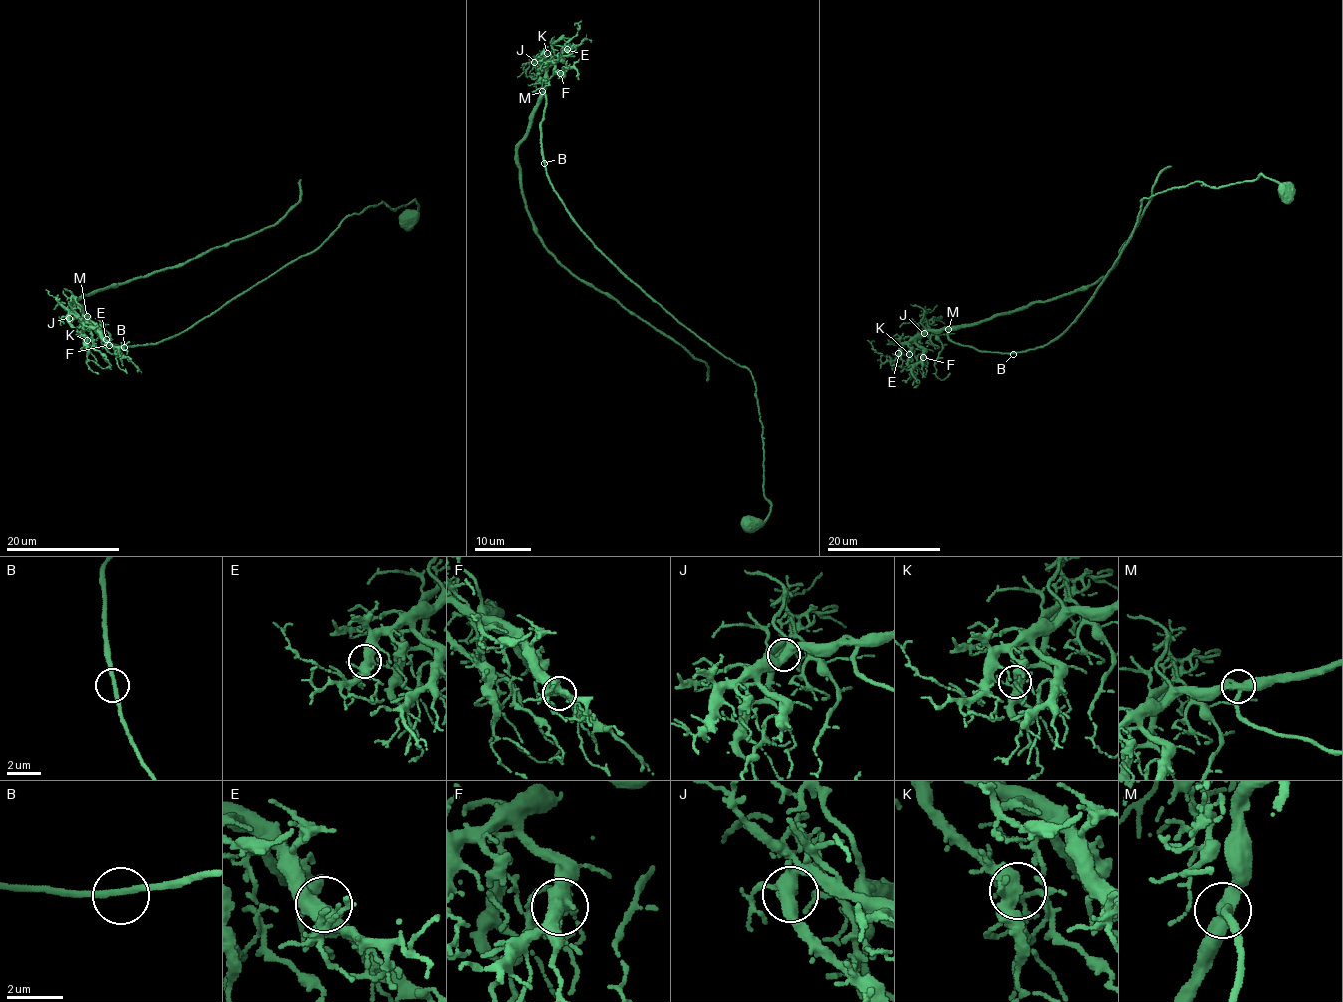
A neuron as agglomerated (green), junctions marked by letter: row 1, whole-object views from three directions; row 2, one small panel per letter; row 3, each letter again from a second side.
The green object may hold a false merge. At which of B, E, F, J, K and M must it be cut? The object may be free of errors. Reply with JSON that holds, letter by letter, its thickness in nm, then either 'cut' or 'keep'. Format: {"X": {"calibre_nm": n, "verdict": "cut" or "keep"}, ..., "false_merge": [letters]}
{"B": {"calibre_nm": 240, "verdict": "keep"}, "E": {"calibre_nm": 460, "verdict": "keep"}, "F": {"calibre_nm": 400, "verdict": "keep"}, "J": {"calibre_nm": 400, "verdict": "keep"}, "K": {"calibre_nm": 400, "verdict": "keep"}, "M": {"calibre_nm": 420, "verdict": "keep"}, "false_merge": []}

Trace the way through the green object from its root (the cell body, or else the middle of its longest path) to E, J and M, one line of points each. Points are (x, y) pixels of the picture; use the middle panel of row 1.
E: (545, 163), (541, 122), (545, 97), (542, 92), (549, 67), (567, 49)
J: (545, 163), (541, 131), (545, 83), (540, 75), (540, 66), (534, 62)
M: (545, 163), (541, 131), (545, 100), (543, 91)

